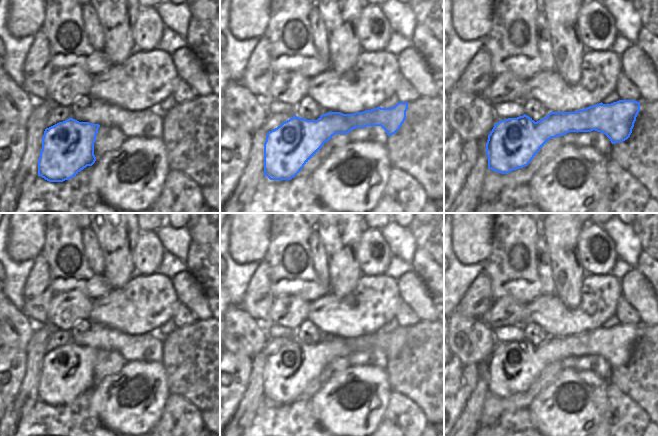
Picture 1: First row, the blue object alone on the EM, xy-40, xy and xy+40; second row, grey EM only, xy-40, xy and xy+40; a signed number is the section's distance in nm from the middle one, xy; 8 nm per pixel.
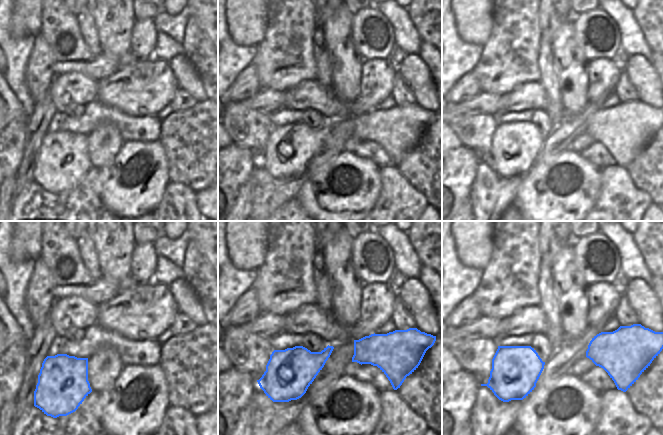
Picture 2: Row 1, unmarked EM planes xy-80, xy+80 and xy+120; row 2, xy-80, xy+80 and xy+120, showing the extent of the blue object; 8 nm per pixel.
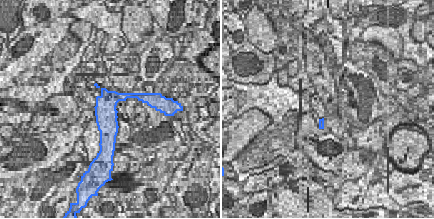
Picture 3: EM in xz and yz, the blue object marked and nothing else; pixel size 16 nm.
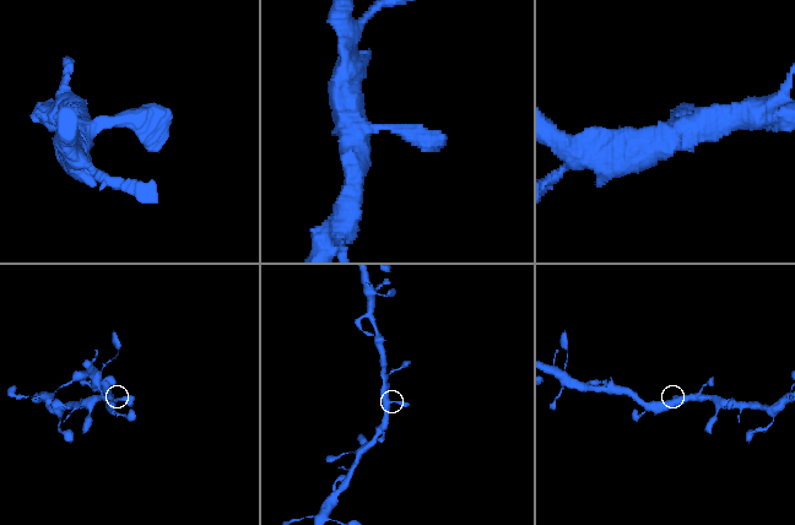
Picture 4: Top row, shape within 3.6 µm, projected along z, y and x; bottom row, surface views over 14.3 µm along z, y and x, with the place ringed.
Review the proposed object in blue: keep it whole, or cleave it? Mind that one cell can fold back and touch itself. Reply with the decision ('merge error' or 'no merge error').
no merge error

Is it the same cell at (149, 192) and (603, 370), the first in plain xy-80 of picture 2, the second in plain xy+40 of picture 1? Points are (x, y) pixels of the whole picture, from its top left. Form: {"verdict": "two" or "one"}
{"verdict": "two"}

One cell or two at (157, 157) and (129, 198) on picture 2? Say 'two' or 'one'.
one

